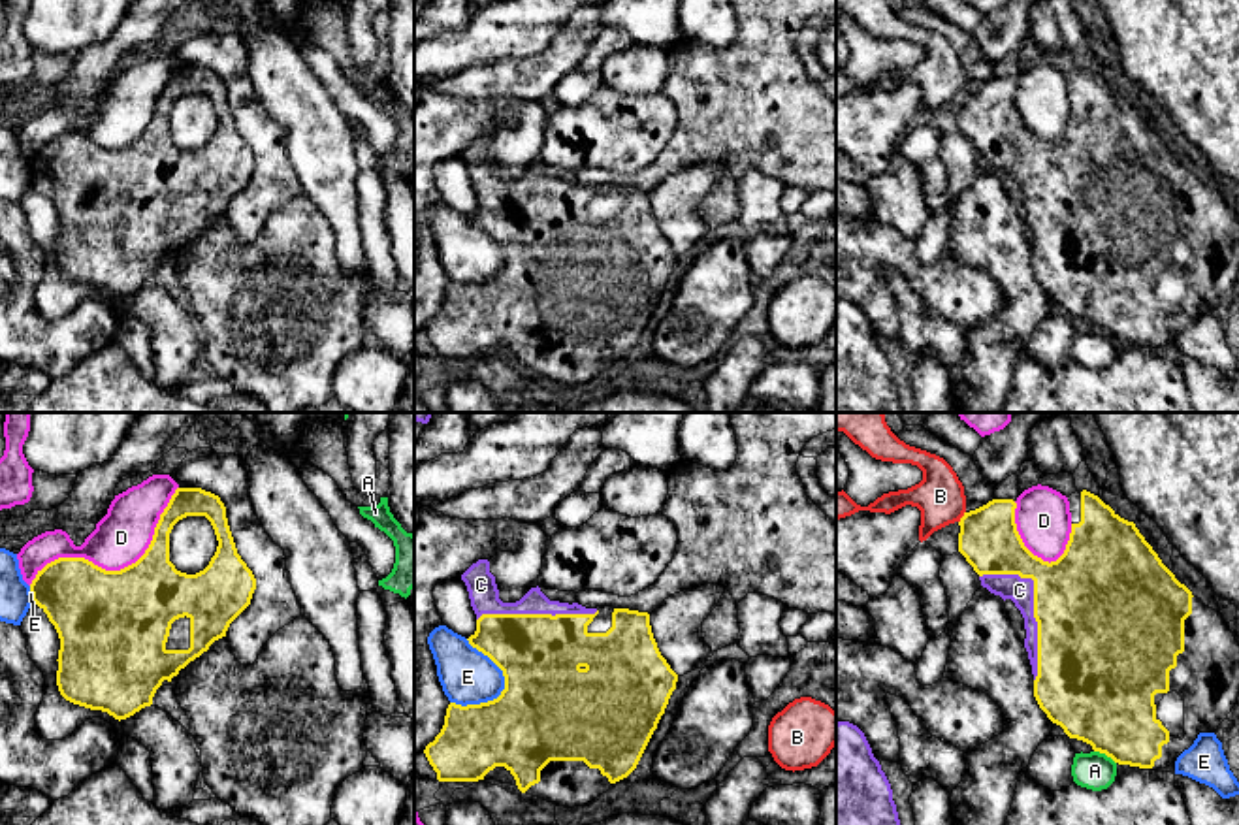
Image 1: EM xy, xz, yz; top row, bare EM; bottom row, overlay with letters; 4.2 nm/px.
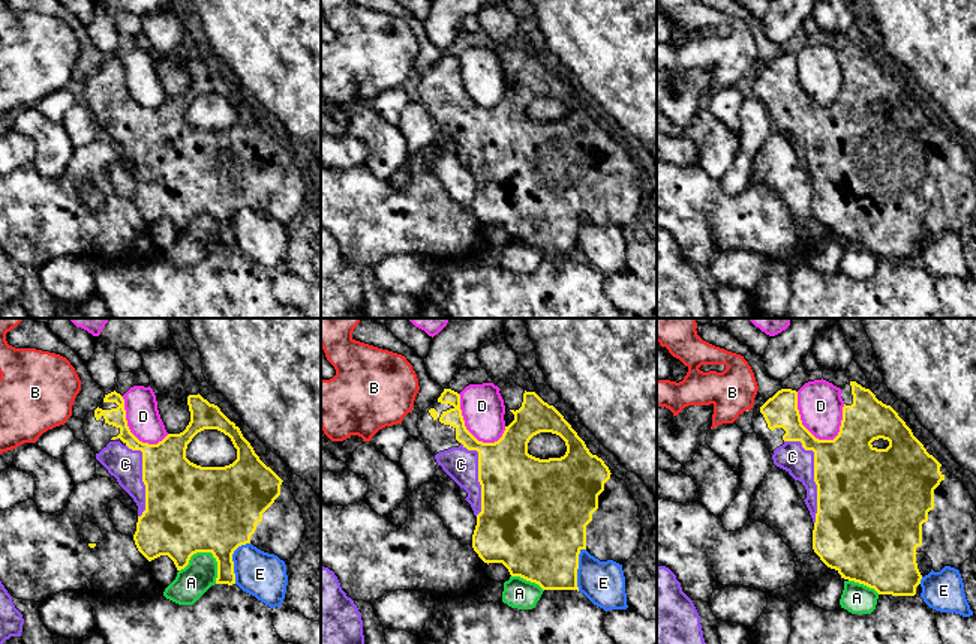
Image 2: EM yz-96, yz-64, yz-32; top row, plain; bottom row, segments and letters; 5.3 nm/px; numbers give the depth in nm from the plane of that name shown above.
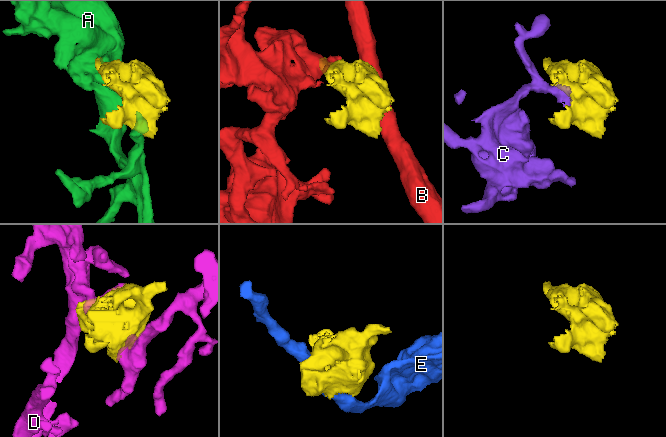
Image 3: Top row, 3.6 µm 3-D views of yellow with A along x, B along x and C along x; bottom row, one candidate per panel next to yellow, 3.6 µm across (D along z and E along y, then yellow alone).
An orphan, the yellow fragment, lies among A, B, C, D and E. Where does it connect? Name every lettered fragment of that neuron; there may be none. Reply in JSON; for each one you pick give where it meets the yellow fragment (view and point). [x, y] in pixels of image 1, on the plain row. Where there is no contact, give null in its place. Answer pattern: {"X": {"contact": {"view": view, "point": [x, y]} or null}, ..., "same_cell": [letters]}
{"C": {"contact": {"view": "yz", "point": [1034, 185]}}, "same_cell": ["C"]}

